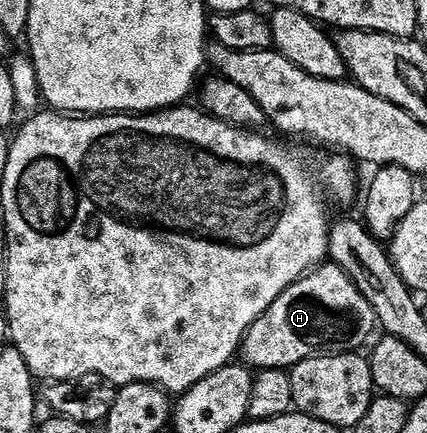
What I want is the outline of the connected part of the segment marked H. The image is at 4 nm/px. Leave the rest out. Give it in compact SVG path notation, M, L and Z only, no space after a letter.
M324 264L290 284L290 288L286 288L286 292L282 292L282 296L278 296L278 300L274 300L268 311L248 329L242 347L243 361L256 372L288 370L302 360L329 353L336 342L332 326L349 326L352 330L346 331L344 338L353 342L356 348L364 348L360 346L366 345L368 337L378 330L374 308L366 304L366 296L358 292L350 276L336 266Z

